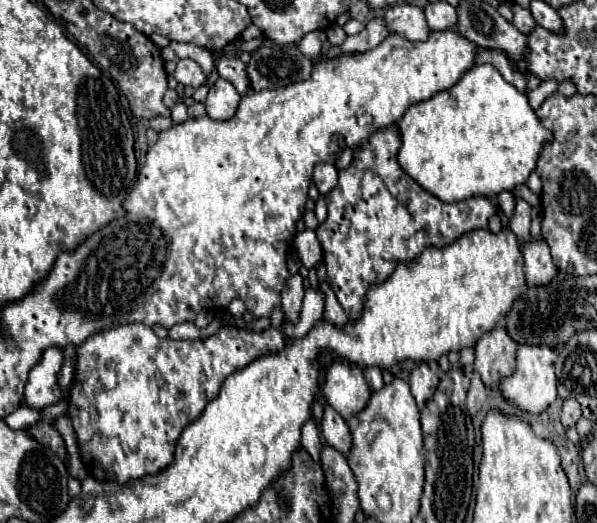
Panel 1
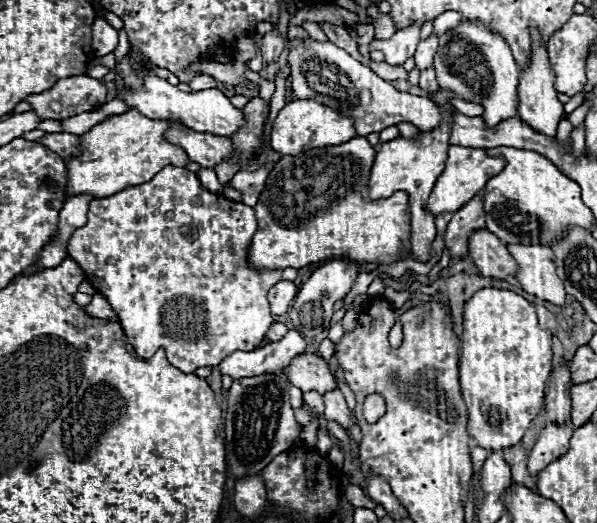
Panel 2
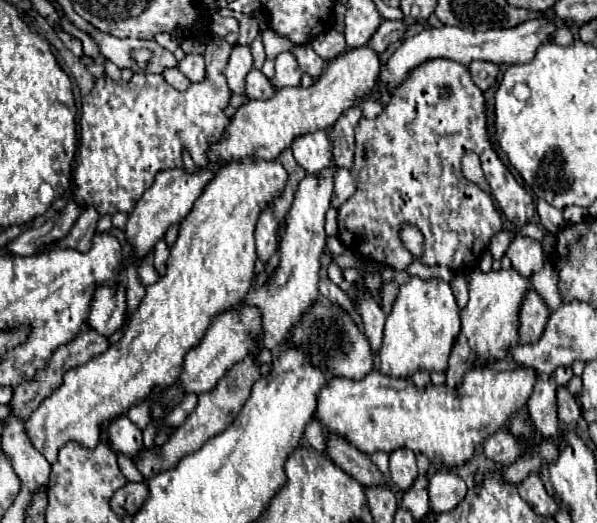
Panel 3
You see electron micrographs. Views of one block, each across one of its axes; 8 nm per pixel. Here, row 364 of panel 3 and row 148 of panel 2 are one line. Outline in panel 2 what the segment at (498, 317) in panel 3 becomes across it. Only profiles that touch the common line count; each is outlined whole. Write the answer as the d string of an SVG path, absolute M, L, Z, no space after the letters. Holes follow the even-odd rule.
M450 146L448 148L448 160L446 160L446 168L440 174L440 178L436 180L436 186L426 202L426 210L432 216L438 216L442 212L456 212L458 208L462 208L468 200L472 200L482 188L484 184L500 174L504 170L504 160L488 156L482 148L464 148L464 146Z

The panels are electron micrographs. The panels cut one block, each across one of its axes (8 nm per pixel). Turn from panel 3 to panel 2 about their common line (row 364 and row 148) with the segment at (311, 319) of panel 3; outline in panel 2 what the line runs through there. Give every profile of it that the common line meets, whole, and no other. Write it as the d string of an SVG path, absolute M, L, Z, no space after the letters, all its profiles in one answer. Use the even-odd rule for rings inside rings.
M356 136L350 142L328 146L328 148L312 148L302 152L300 156L282 156L280 162L272 168L266 188L258 198L256 220L258 230L252 238L248 264L258 270L284 270L284 268L304 268L314 262L322 262L334 256L350 256L356 262L376 262L390 264L394 260L402 260L402 252L410 250L410 218L406 214L408 194L394 192L390 198L366 200L368 172L374 164L376 150L368 144L364 136Z

